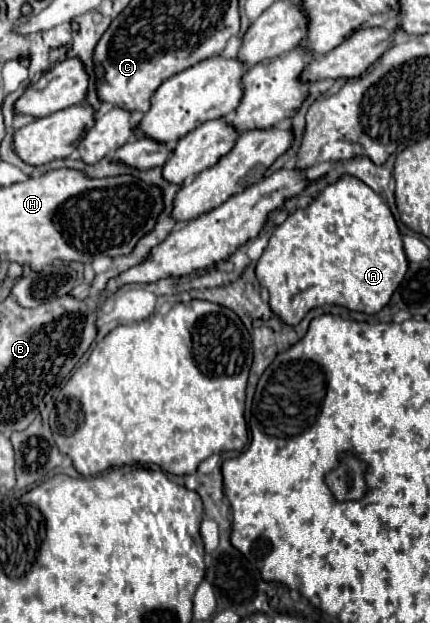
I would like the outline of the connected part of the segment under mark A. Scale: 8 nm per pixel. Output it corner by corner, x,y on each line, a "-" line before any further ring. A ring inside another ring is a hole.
342,175
336,183
326,185
308,207
298,207
276,227
268,247
256,263
256,277
270,293
272,311
288,325
298,325
302,317
320,305
342,305
352,311
378,313
392,297
408,269
402,237
388,203
366,183
352,175

